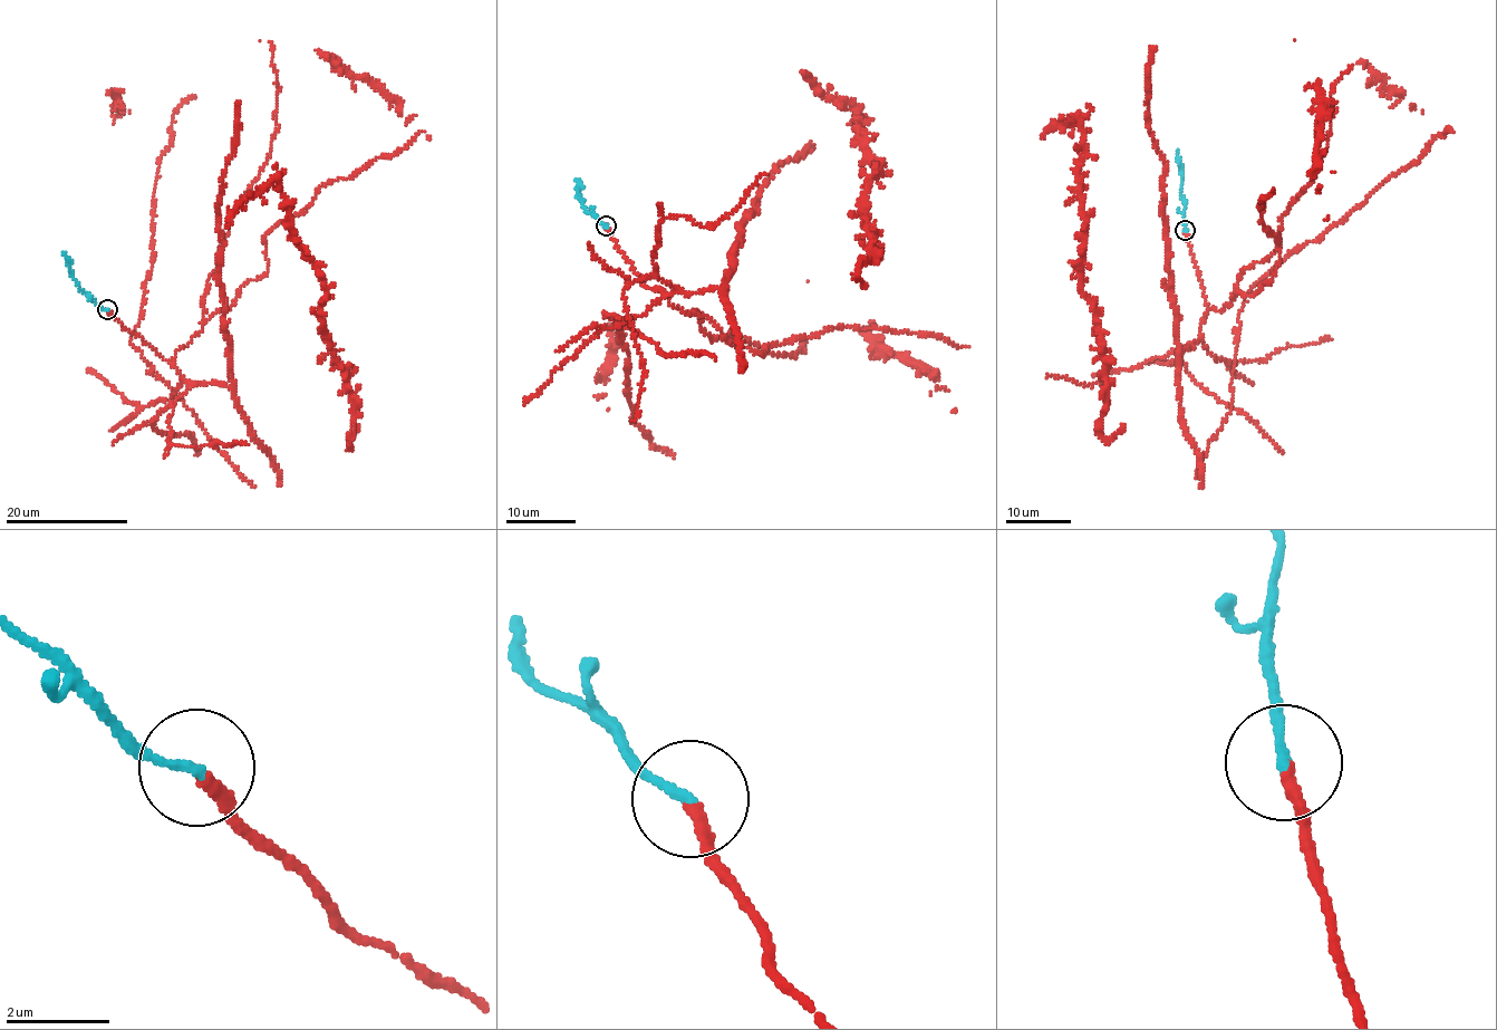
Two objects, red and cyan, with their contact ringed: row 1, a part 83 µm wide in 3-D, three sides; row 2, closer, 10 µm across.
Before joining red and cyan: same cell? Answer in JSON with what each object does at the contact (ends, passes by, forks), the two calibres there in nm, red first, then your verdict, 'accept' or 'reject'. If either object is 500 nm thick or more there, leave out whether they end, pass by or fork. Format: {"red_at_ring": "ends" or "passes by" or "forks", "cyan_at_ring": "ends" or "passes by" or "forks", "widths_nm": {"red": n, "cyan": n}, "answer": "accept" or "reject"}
{"red_at_ring": "ends", "cyan_at_ring": "ends", "widths_nm": {"red": 240, "cyan": 180}, "answer": "accept"}

